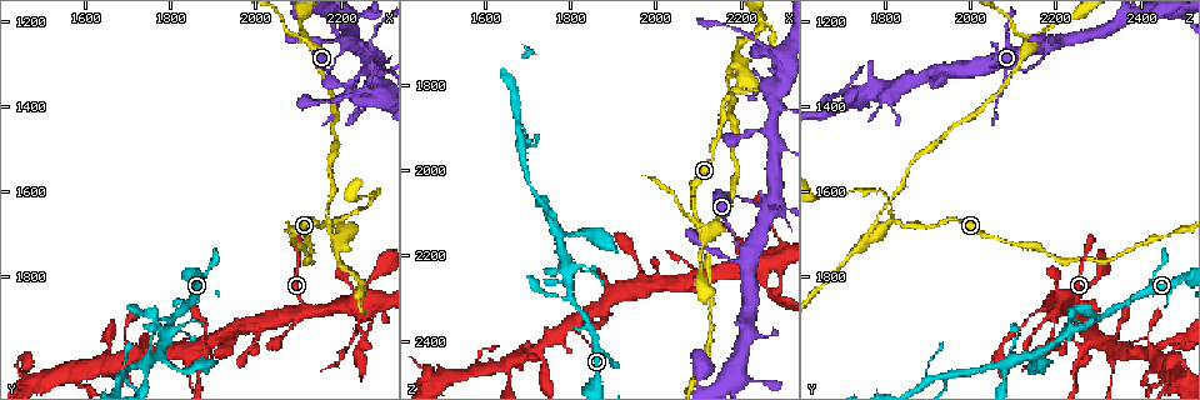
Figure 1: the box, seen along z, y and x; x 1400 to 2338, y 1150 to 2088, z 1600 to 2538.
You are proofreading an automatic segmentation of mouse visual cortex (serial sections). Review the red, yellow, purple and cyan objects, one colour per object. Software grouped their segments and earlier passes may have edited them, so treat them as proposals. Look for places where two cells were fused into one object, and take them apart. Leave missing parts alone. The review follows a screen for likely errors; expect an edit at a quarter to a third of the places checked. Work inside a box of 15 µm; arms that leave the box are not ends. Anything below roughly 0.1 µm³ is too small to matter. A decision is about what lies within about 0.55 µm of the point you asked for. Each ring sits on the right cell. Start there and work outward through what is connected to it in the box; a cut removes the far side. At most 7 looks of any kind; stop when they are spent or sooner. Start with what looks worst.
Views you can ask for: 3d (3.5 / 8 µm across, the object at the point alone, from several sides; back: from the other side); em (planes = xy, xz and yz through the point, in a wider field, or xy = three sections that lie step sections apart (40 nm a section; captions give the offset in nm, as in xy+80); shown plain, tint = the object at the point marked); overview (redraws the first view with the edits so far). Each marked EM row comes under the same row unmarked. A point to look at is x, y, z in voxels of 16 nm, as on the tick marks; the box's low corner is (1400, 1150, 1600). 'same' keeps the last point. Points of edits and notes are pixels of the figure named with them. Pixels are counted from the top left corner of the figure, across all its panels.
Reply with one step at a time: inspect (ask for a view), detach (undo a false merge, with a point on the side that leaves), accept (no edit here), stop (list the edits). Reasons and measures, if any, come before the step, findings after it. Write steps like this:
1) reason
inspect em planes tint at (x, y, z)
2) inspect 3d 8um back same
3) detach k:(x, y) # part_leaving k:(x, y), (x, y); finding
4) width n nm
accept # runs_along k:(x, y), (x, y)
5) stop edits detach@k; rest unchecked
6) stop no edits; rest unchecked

sudden change in width
inspect 3d 3.5um at (2300, 1870, 2175)

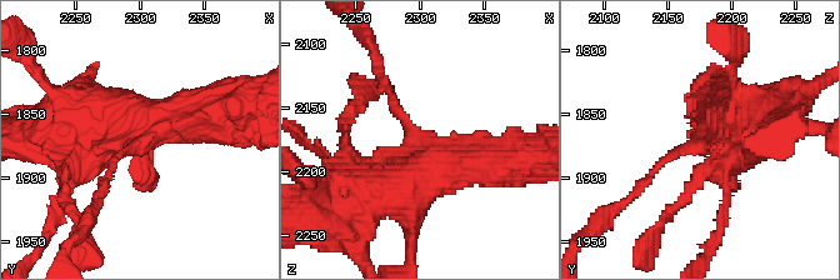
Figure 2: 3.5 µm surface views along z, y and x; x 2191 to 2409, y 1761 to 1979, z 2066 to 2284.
shape alone is not enough
inspect em xy step 5 tint at (2298, 1874, 2172)

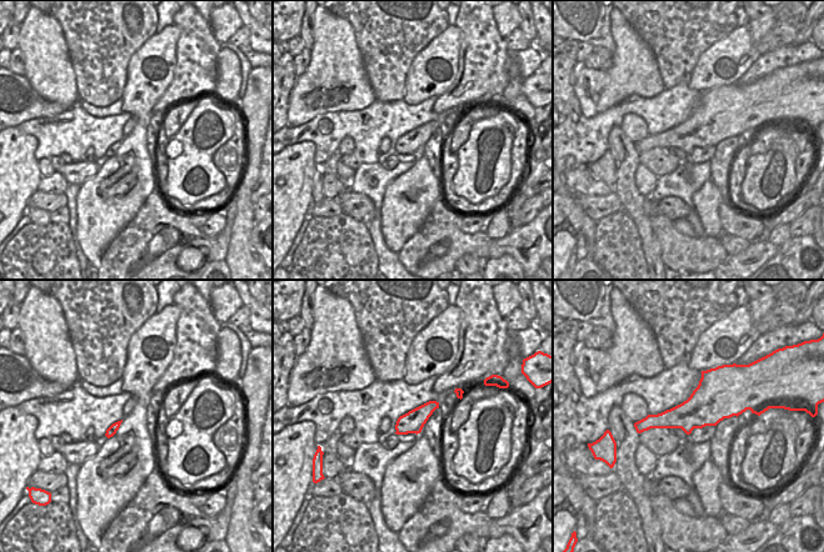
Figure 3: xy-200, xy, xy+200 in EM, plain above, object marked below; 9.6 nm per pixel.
accept # runs_along 2:(753, 115), (666, 156), (640, 188); one cell here

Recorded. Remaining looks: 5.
sharp bend
inspect 3d 3.5um at (1895, 1950, 2300)

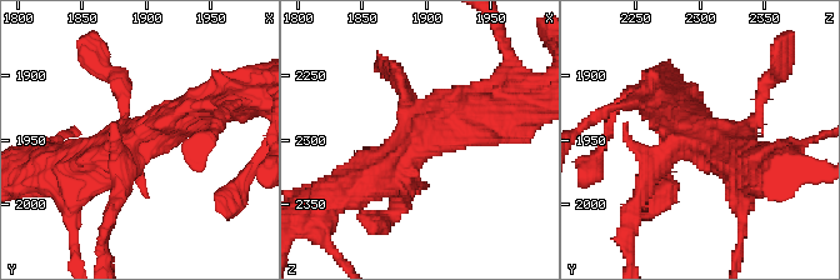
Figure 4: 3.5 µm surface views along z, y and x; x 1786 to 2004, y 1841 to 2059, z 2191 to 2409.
now the EM
inspect em planes tint at (1892, 1950, 2304)

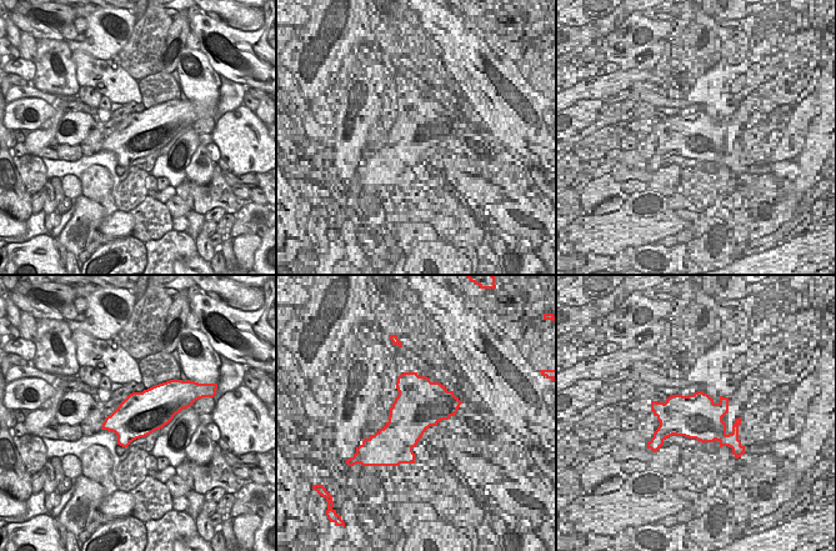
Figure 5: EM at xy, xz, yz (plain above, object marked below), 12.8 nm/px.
width 550 nm
detach 4:(641, 181) # part_leaving 4:(126, 146), (103, 254); a second cell is stuck on

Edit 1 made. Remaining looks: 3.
narrows sharply
inspect em xy step 5 tint at (1740, 2000, 2085)

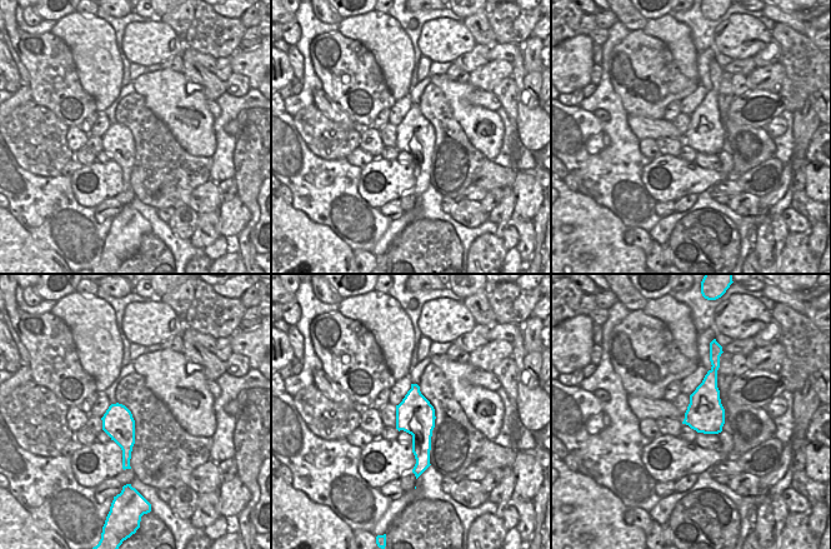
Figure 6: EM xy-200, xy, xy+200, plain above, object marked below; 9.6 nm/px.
inspect 3d 3.5um same

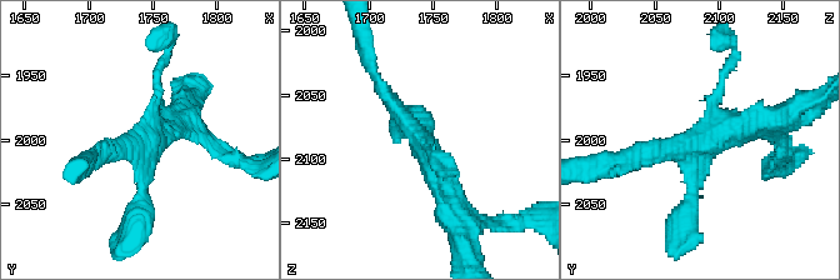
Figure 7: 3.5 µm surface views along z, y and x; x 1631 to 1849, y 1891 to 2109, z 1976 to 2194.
accept # runs_along 7:(448, 205), (431, 154), (374, 74); all the same cell

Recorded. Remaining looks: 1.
stop edits detach@4; rest unchecked

